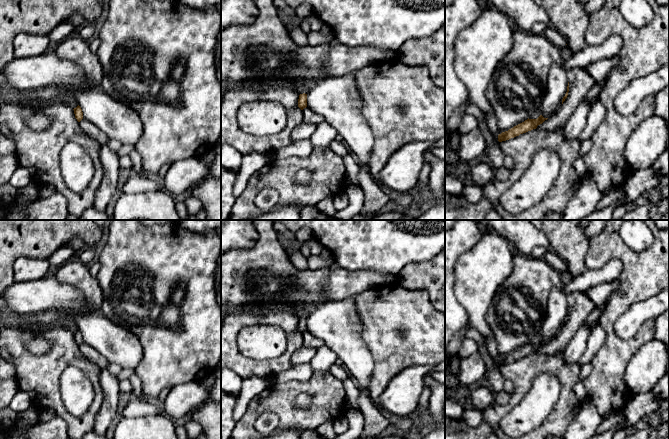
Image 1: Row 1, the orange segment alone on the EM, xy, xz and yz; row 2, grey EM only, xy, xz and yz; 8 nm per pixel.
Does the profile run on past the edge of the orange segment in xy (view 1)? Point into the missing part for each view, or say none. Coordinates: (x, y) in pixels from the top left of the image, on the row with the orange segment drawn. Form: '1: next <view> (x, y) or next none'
1: next none

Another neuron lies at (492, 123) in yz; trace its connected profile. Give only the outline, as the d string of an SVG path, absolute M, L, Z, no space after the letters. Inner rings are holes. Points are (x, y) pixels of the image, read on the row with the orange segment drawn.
M490 115L488 117L487 126L494 136L498 136L499 134L501 134L497 119L494 115Z

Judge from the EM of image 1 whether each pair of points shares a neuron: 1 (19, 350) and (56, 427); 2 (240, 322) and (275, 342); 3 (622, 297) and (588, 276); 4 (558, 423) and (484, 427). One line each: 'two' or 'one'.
1: two
2: two
3: two
4: two

